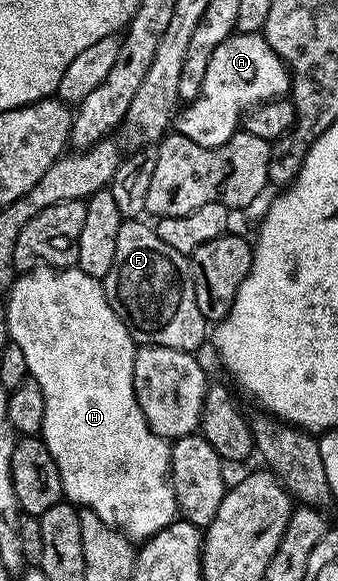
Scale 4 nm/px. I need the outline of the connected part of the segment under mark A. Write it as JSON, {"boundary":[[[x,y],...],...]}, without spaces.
{"boundary":[[[265,34],[229,35],[220,45],[216,45],[216,53],[212,53],[212,61],[208,61],[208,73],[204,73],[200,93],[175,114],[173,130],[188,137],[188,141],[196,141],[196,145],[224,145],[224,141],[240,130],[242,116],[251,107],[267,103],[269,99],[283,98],[290,90],[290,81],[286,62],[276,53],[276,49],[272,49],[272,45],[268,45]]]}

